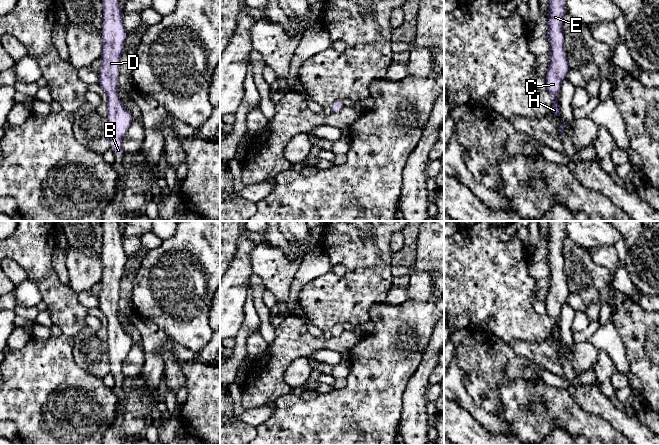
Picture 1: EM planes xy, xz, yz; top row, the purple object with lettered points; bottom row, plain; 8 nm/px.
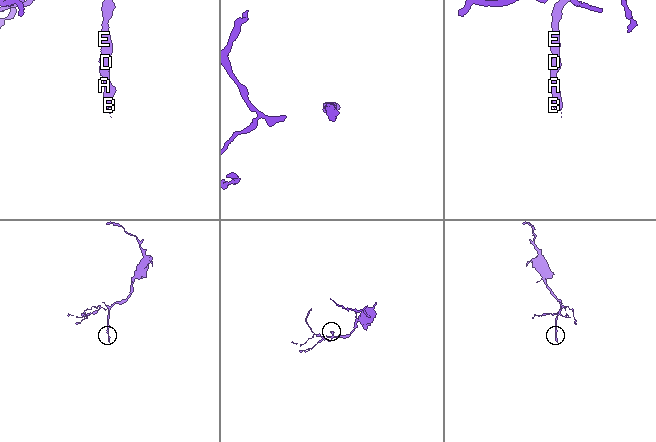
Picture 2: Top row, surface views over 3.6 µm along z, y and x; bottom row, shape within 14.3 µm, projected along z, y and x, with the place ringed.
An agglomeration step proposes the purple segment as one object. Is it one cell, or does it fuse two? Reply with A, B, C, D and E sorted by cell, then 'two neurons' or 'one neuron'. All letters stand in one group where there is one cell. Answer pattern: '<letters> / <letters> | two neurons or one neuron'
A B C D E | one neuron

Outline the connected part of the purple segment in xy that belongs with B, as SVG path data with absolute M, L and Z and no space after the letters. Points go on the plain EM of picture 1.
M103 221L103 246L101 290L99 294L99 310L107 319L107 340L110 359L110 373L114 379L124 379L123 362L128 355L133 341L125 333L118 319L119 288L126 264L123 248L123 235L119 229L119 221Z

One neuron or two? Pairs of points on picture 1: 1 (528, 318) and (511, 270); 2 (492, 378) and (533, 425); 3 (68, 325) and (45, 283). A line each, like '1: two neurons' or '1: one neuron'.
1: one neuron
2: two neurons
3: one neuron

